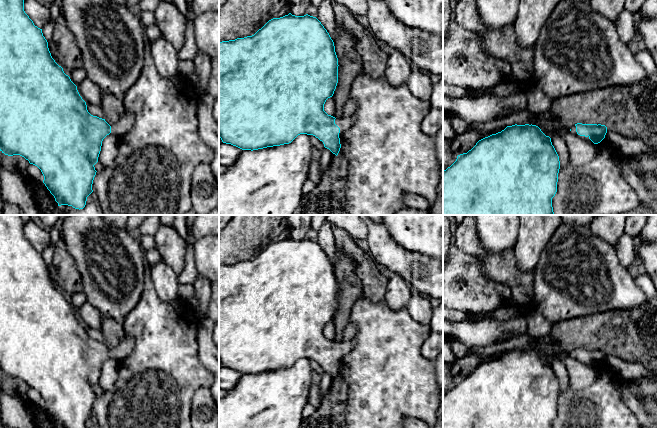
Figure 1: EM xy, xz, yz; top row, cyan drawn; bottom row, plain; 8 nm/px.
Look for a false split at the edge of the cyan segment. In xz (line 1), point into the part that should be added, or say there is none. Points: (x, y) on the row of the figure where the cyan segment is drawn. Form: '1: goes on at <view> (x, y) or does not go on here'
1: goes on at xz (344, 123)

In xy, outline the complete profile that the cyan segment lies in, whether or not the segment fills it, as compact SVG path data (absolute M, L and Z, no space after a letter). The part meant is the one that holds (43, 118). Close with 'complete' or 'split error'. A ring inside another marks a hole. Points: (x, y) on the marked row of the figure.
M0 0L0 151L8 156L20 155L37 166L58 206L68 205L79 210L85 207L87 197L93 192L97 172L94 165L103 139L110 133L121 137L133 124L134 116L130 112L125 112L112 126L105 119L91 115L77 86L52 58L42 29L25 13L24 0Z; split error

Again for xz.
M289 13L280 18L269 20L254 35L219 43L219 137L223 143L231 144L242 150L258 150L267 147L280 146L291 143L298 135L313 135L323 142L324 147L336 156L341 144L339 133L348 130L355 122L356 115L335 118L324 111L326 100L333 96L338 83L338 58L335 52L334 42L321 22L308 14L295 16Z; split error

